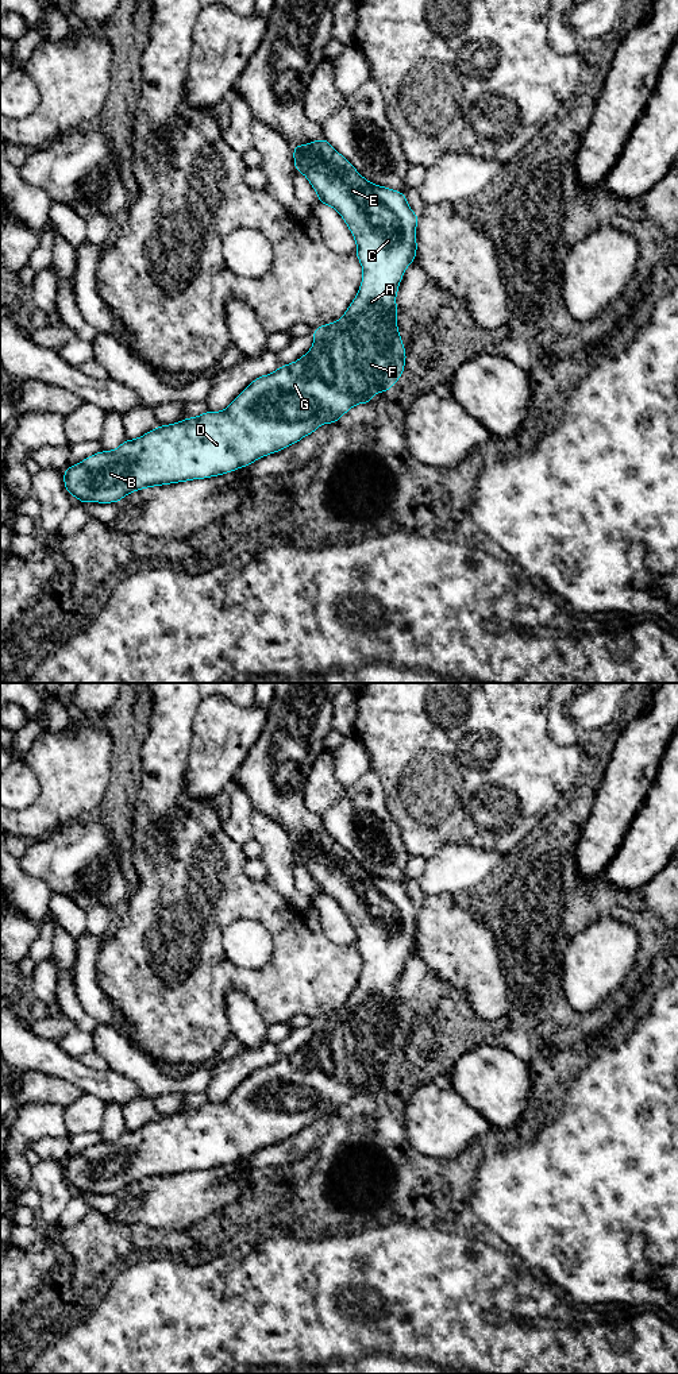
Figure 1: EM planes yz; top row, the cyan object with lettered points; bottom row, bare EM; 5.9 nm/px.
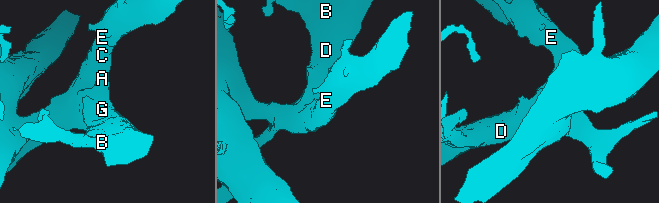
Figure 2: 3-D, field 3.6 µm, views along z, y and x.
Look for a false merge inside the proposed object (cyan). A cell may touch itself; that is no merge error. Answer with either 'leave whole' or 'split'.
leave whole

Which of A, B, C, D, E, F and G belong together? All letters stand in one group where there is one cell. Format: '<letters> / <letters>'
A B C D E F G

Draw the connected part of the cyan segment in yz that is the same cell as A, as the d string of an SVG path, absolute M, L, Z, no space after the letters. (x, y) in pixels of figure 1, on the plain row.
M319 830L307 835L300 835L293 838L293 850L294 850L294 860L296 864L303 864L311 877L315 880L320 896L330 896L336 900L336 903L340 906L340 908L346 912L350 923L353 925L355 934L357 934L357 942L355 946L358 952L362 956L362 973L359 977L359 981L355 987L355 989L348 996L346 1004L335 1014L328 1014L321 1018L317 1018L313 1020L313 1037L312 1039L303 1046L298 1051L293 1054L288 1054L284 1057L280 1057L274 1064L267 1066L261 1066L255 1069L244 1081L242 1085L239 1085L227 1100L221 1103L213 1103L207 1101L199 1108L186 1108L182 1112L169 1115L169 1116L158 1116L155 1120L142 1126L140 1128L135 1131L126 1130L116 1141L113 1142L100 1142L95 1146L90 1146L85 1149L81 1154L77 1154L74 1157L66 1158L63 1161L63 1176L65 1181L68 1182L69 1188L76 1186L78 1189L78 1194L85 1193L95 1193L95 1194L119 1194L127 1185L139 1182L146 1178L154 1178L154 1177L163 1177L163 1176L172 1176L178 1173L188 1173L193 1170L205 1170L212 1169L217 1166L224 1166L228 1163L232 1163L238 1159L247 1158L255 1151L267 1147L270 1145L276 1145L284 1139L288 1139L289 1136L293 1136L298 1134L303 1128L307 1126L313 1126L313 1123L323 1115L331 1114L334 1116L338 1115L338 1111L346 1105L353 1097L358 1095L373 1095L371 1089L375 1084L385 1084L389 1080L392 1080L400 1068L404 1064L405 1053L407 1053L407 1043L402 1035L402 1028L400 1027L398 1019L397 1019L397 995L396 995L396 987L398 983L400 973L402 970L402 966L405 964L405 960L415 953L416 943L417 943L417 933L416 933L416 916L419 914L420 907L415 906L408 896L407 887L398 881L389 880L386 877L375 876L366 869L363 869L358 861L340 845L338 844L332 835L325 830Z

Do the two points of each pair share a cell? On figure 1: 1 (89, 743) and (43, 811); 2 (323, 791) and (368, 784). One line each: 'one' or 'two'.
1: one
2: two

